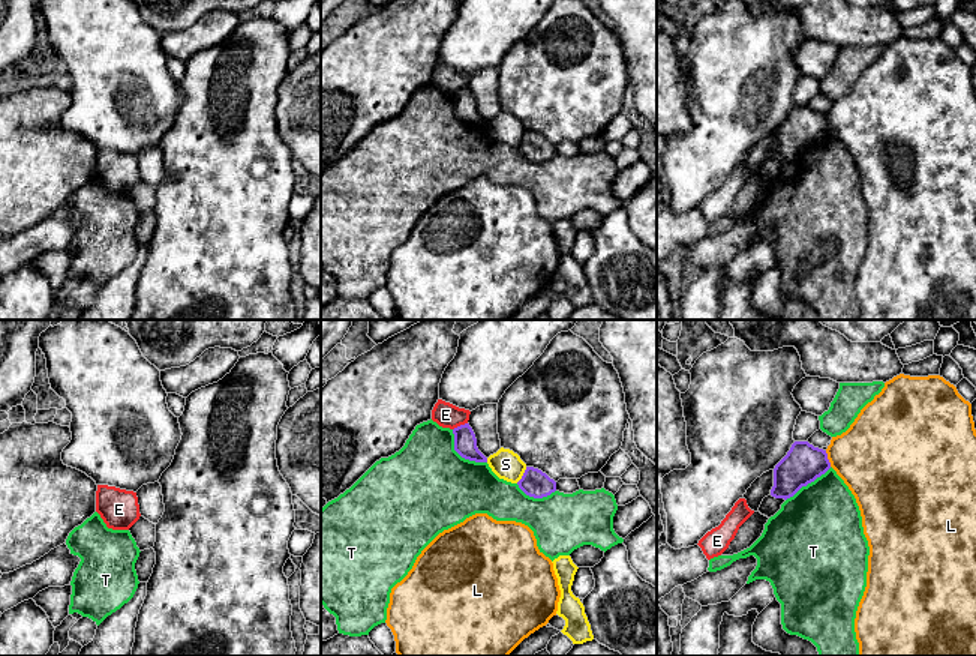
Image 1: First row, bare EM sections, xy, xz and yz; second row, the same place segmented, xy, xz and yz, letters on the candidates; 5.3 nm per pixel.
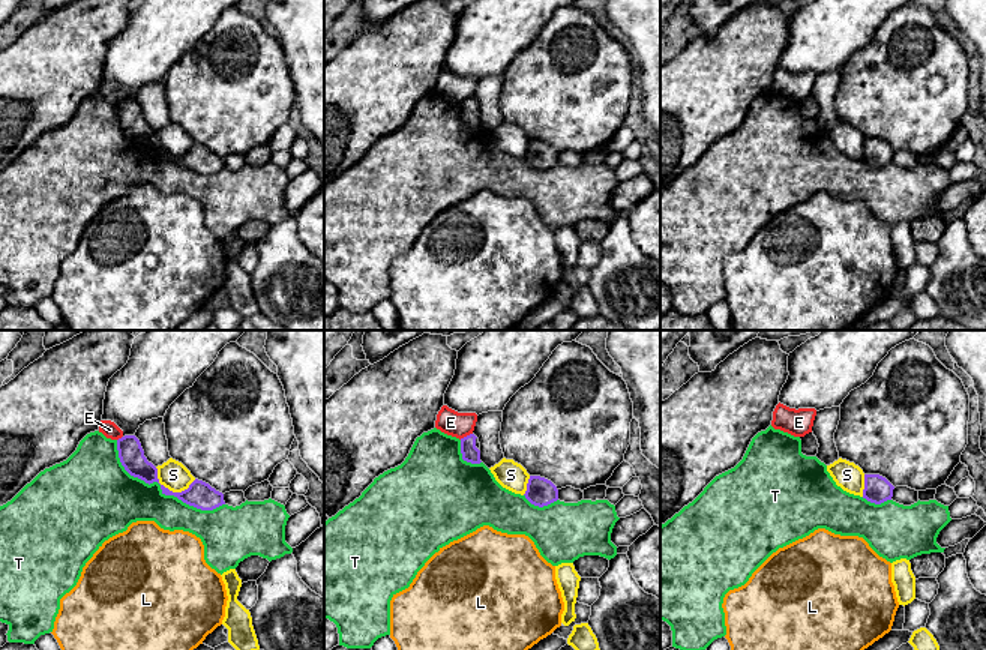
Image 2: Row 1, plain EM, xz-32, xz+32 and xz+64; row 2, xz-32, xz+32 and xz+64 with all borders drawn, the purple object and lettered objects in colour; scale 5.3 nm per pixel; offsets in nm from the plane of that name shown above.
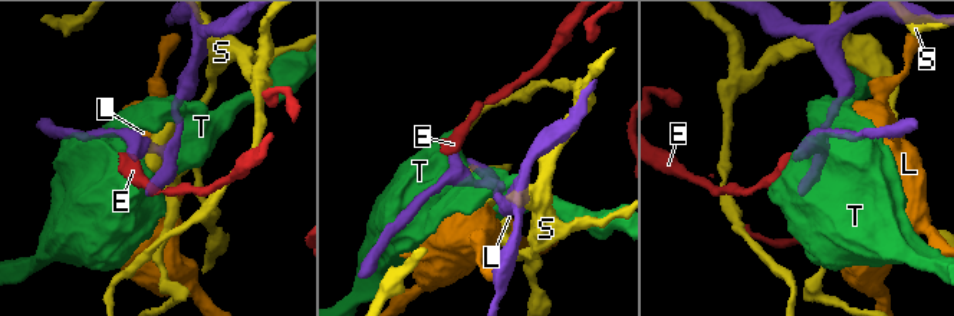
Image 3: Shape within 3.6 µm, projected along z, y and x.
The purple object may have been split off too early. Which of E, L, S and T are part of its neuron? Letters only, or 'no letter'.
no letter

